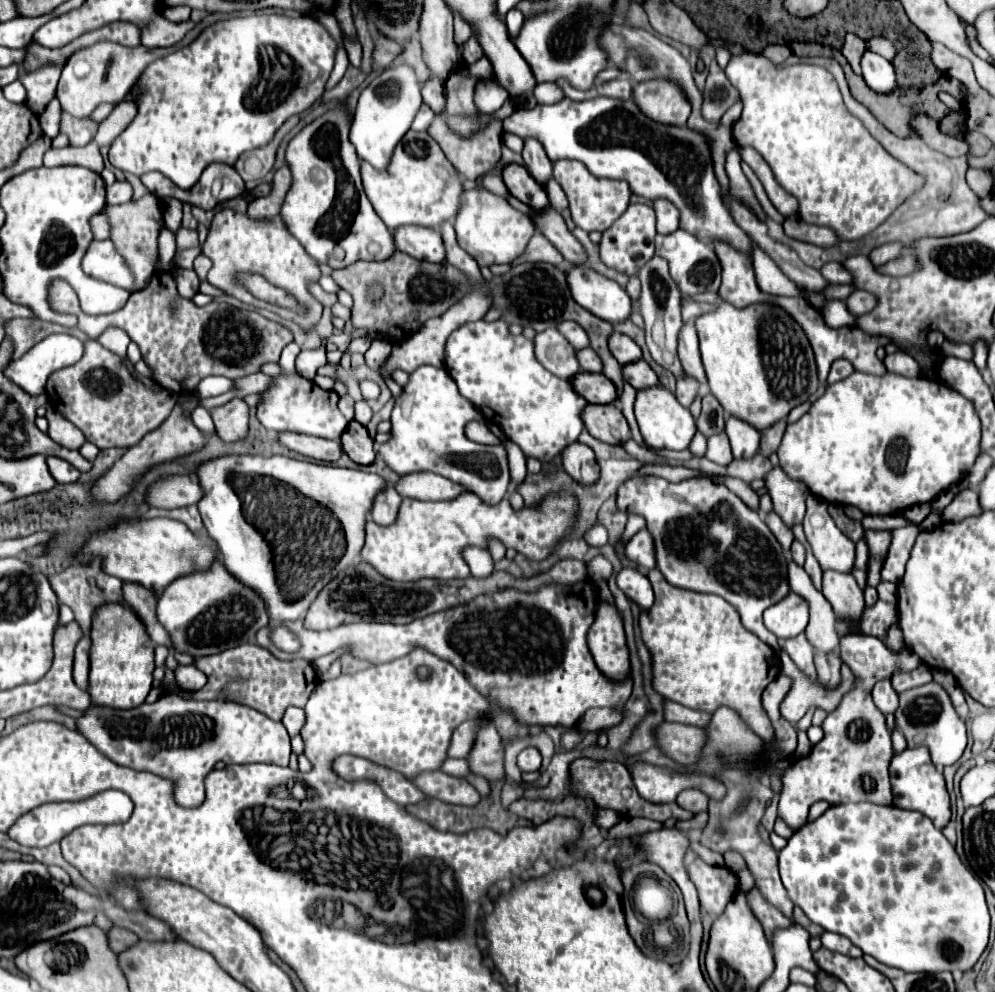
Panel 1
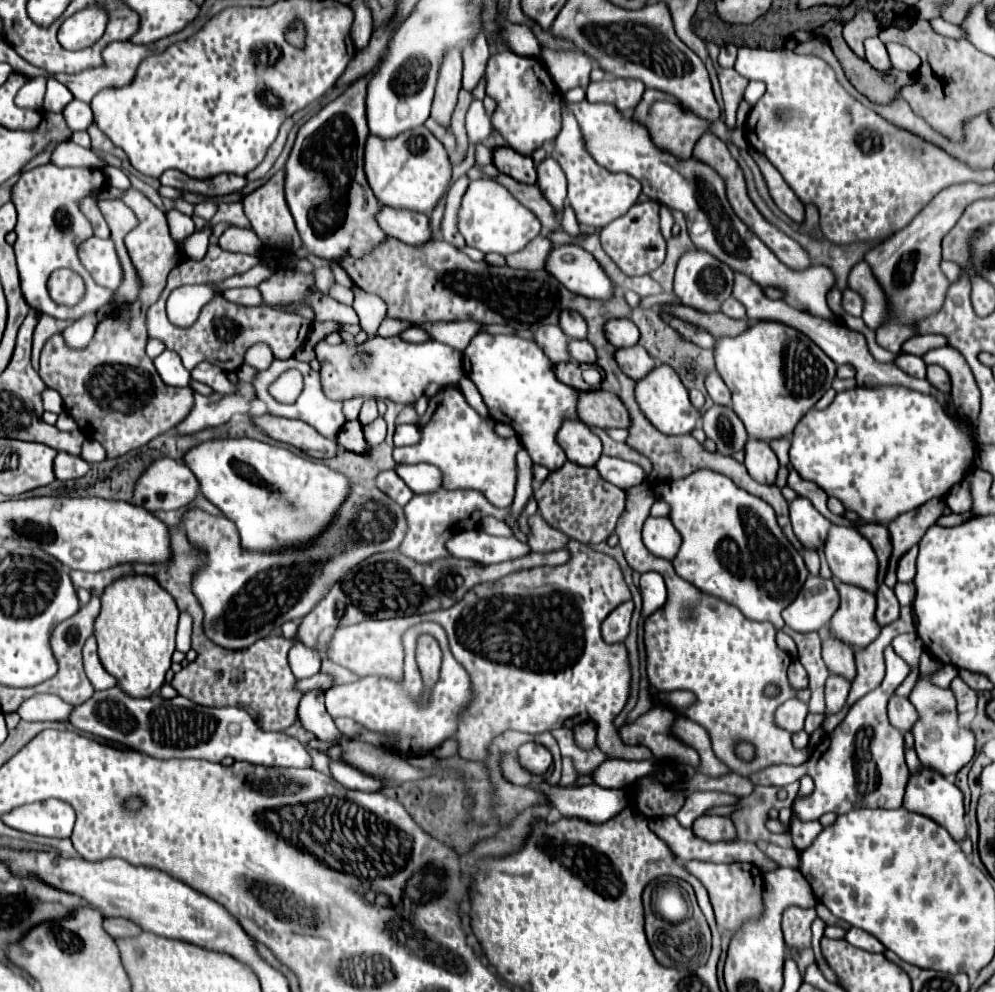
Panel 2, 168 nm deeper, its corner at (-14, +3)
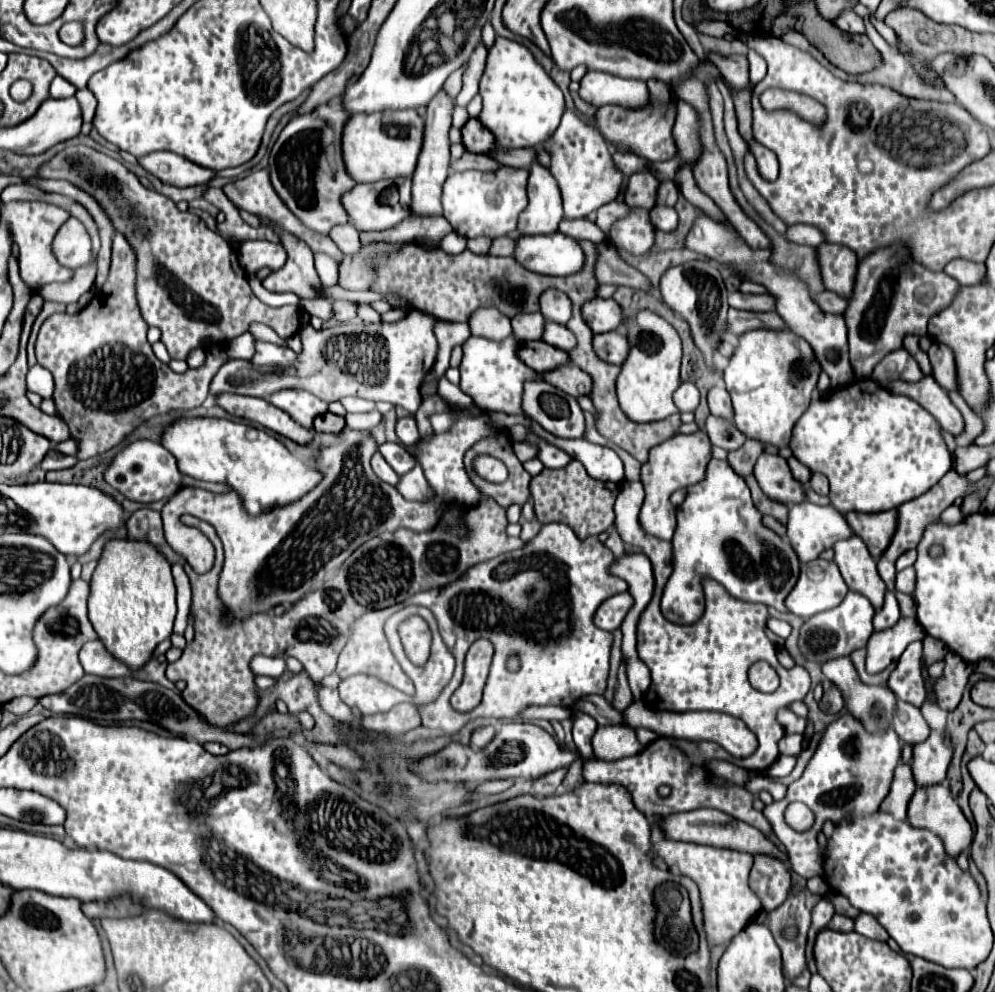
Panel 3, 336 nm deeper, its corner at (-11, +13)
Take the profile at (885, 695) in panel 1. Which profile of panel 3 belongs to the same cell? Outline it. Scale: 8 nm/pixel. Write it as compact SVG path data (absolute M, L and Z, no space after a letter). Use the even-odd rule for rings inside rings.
M897 699L893 709L893 729L905 743L921 743L921 739L927 739L929 725L925 723L919 707Z

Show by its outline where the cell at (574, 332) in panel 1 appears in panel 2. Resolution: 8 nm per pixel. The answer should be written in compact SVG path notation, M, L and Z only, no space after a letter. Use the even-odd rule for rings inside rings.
M564 309L560 313L560 319L558 319L558 325L560 329L570 337L570 339L586 339L586 321L584 317L578 313L578 311L572 311L572 309Z

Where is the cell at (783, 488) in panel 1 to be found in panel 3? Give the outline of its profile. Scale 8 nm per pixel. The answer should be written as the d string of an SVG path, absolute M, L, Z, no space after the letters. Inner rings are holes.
M809 501L803 503L795 503L789 507L789 521L787 521L787 539L791 543L791 547L795 549L795 553L799 555L801 563L803 561L813 561L819 557L821 551L829 549L835 541L839 539L847 539L851 537L851 529L845 521L845 517L835 509L835 507L821 507L821 505L813 505Z

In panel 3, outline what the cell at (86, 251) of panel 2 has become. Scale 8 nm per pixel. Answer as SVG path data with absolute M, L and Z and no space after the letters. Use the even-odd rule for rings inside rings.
M71 217L55 235L55 257L65 263L65 267L77 269L95 261L95 253L91 249L91 237L85 231L83 223Z

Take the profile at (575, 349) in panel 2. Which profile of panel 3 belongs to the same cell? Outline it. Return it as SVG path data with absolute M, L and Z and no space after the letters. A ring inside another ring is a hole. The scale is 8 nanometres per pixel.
M547 323L547 331L543 335L543 341L553 345L553 347L559 347L559 349L565 349L565 351L571 351L577 341L575 341L575 335L565 327L565 325L559 325L559 323Z

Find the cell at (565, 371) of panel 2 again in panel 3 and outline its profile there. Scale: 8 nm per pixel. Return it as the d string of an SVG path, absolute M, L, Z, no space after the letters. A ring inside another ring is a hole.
M543 341L523 343L523 347L519 349L519 357L523 359L523 363L527 363L529 367L533 367L539 373L547 373L547 371L553 371L553 369L569 363L567 351L551 347Z

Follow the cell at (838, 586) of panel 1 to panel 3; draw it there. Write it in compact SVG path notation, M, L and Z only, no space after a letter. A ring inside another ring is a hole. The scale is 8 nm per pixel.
M849 591L845 599L839 603L839 607L823 611L807 619L801 627L799 635L799 647L801 653L807 657L811 663L825 663L827 659L835 659L839 655L851 655L851 651L865 647L871 633L873 633L873 605L871 601L855 591Z

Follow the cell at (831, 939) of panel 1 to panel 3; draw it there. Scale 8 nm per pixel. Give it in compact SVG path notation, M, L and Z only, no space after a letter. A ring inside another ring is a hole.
M861 913L857 919L855 919L855 931L863 937L869 937L869 939L877 939L877 941L887 941L889 935L887 931L877 923L875 917L867 915L867 913Z

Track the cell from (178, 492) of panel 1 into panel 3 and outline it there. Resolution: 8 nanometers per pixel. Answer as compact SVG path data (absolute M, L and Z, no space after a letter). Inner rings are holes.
M133 441L127 445L121 455L117 455L107 469L107 483L115 487L119 493L123 493L127 499L137 501L137 503L153 503L161 499L173 497L181 489L181 471L177 467L177 459L161 445L155 441Z

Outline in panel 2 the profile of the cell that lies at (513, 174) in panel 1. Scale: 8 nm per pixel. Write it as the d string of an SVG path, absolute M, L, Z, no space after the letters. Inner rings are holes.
M496 147L492 151L492 163L500 173L506 173L520 183L536 183L536 165L532 157L524 157L510 147Z

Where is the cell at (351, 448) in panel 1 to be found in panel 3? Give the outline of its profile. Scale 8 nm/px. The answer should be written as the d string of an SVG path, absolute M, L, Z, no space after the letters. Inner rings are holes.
M327 413L327 415L321 415L315 419L315 431L319 431L319 433L339 433L343 429L345 429L345 417Z

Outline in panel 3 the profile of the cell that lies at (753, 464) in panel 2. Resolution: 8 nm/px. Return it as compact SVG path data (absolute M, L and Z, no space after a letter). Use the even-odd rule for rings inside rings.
M763 451L755 463L755 479L763 493L771 495L771 499L779 499L787 505L805 499L803 485L793 479L787 461L781 455Z

